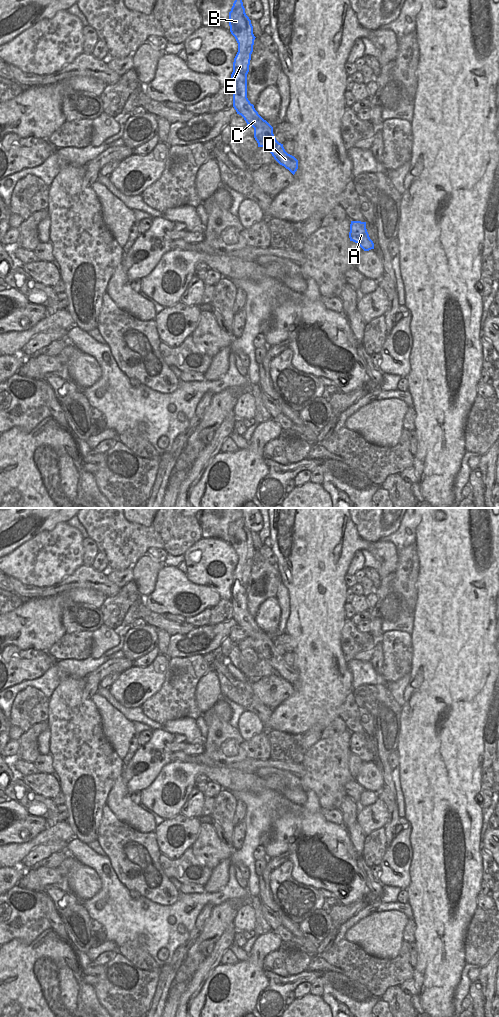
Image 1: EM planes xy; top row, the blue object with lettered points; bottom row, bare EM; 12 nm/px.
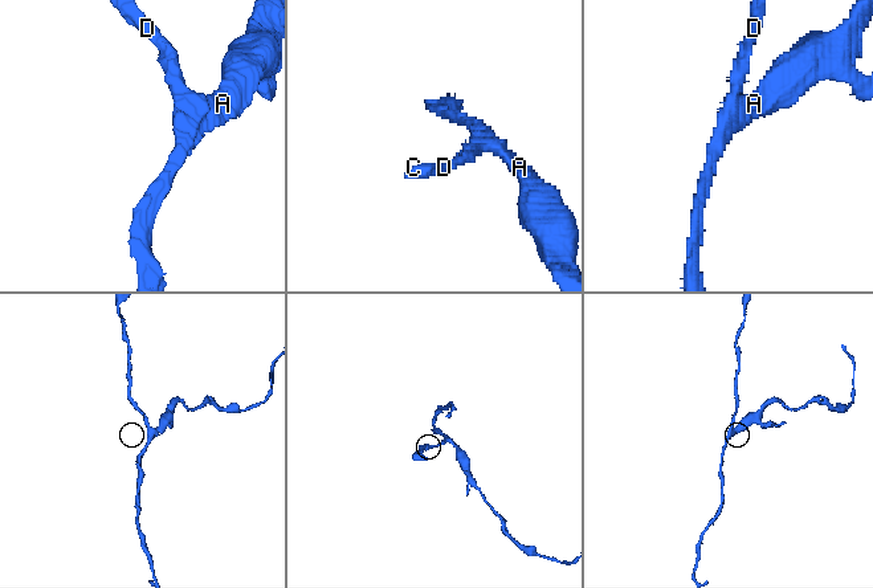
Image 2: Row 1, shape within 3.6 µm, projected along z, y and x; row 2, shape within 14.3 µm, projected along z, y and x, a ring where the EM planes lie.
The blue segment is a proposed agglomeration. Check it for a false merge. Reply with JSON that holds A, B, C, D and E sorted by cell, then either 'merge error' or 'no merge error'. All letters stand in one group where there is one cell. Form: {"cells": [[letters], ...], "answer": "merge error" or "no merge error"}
{"cells": [["A", "B", "C", "D", "E"]], "answer": "no merge error"}

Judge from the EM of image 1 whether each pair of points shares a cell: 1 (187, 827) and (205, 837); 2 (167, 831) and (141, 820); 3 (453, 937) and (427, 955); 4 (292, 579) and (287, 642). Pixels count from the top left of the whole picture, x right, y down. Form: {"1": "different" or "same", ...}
{"1": "different", "2": "different", "3": "same", "4": "different"}

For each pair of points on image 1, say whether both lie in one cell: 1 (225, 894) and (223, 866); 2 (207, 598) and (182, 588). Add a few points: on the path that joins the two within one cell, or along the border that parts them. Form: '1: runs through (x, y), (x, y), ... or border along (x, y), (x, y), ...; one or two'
1: border along (230, 863), (228, 881), (217, 891), (206, 892); two
2: runs through (201, 595), (195, 591), (188, 590); one

